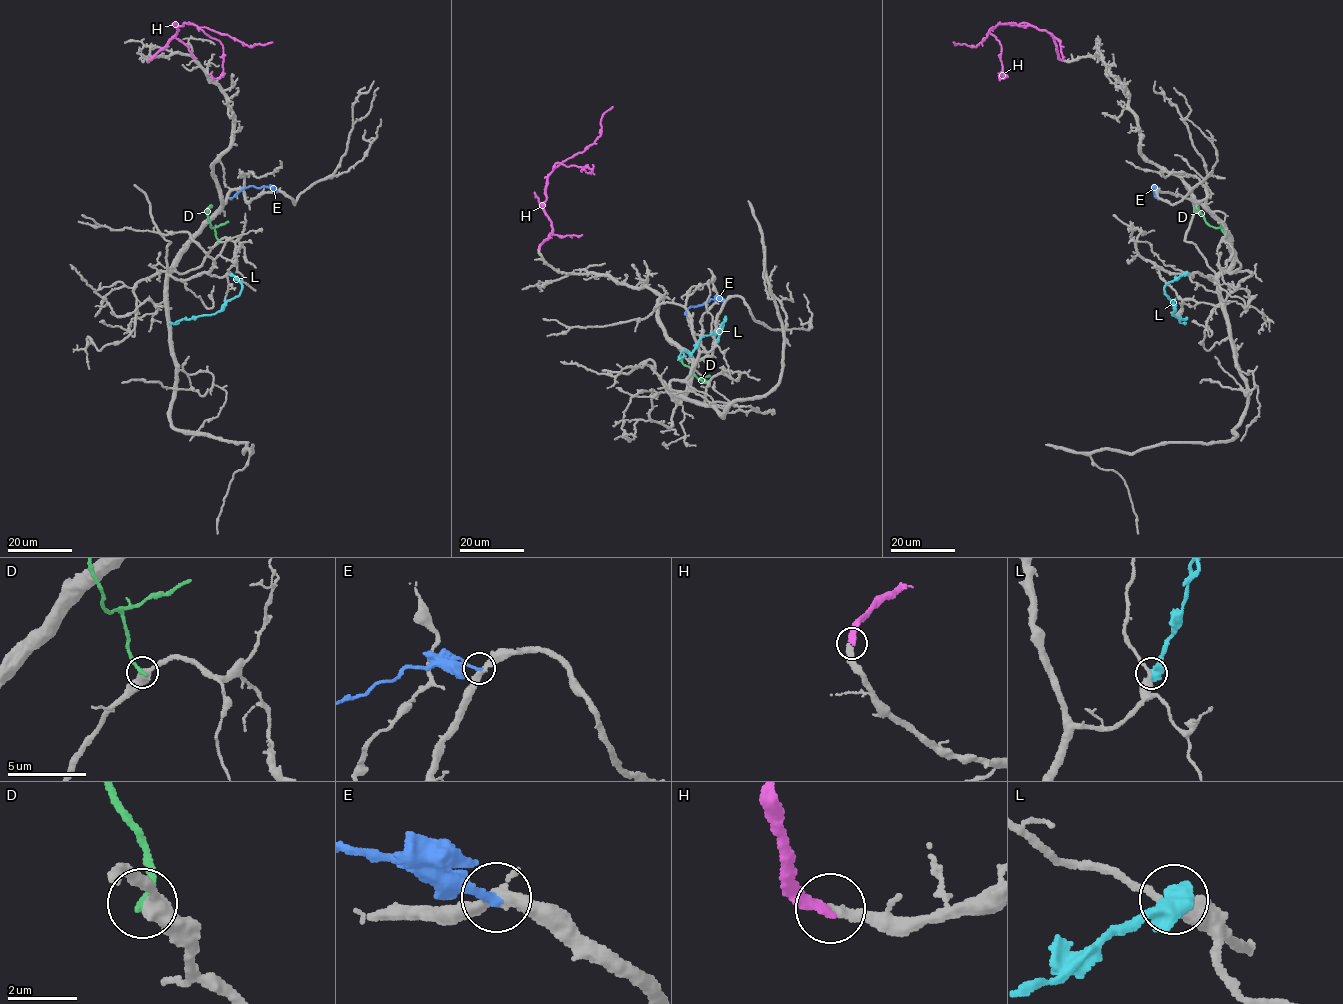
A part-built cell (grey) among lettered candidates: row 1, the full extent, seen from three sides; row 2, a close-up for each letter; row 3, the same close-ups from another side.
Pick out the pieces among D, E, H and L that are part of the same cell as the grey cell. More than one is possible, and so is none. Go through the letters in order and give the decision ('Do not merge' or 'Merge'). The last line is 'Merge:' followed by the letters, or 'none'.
D: Do not merge
E: Do not merge
H: Merge
L: Do not merge
Merge: H

